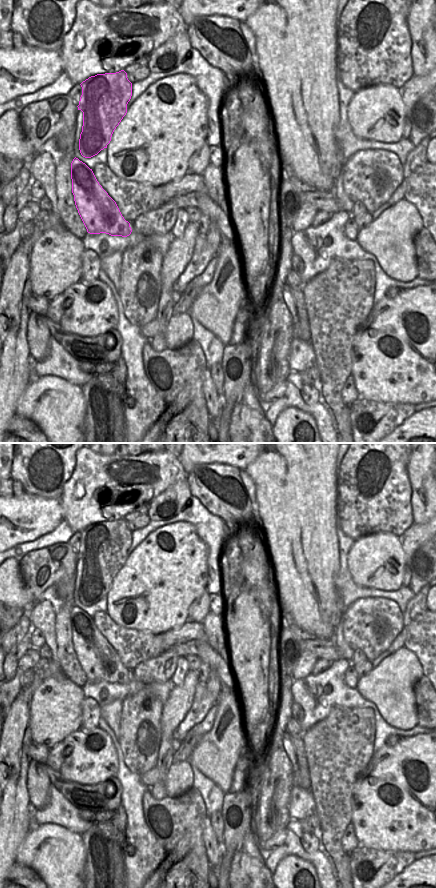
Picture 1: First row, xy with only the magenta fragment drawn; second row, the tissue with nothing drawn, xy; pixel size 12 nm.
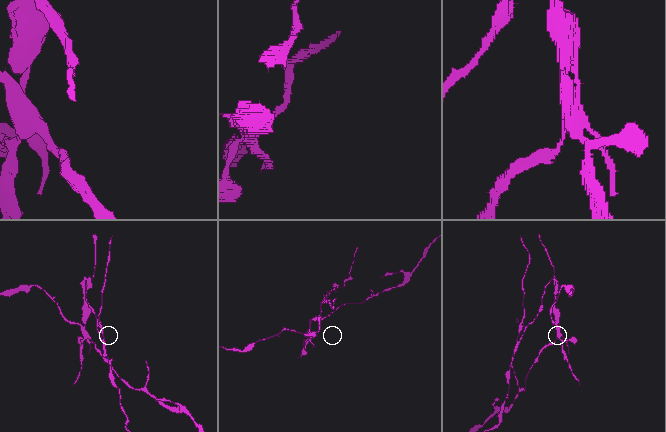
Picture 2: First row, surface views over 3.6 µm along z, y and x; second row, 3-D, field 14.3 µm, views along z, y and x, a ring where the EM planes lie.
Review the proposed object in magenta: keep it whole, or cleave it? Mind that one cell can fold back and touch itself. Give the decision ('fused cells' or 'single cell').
fused cells

